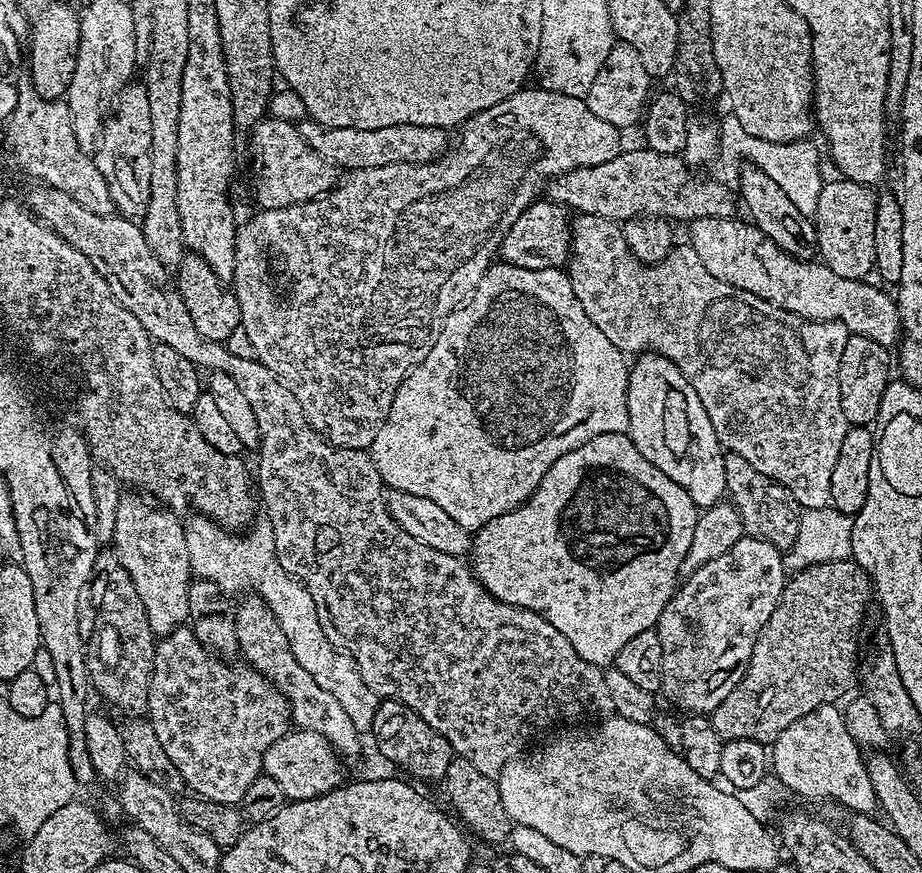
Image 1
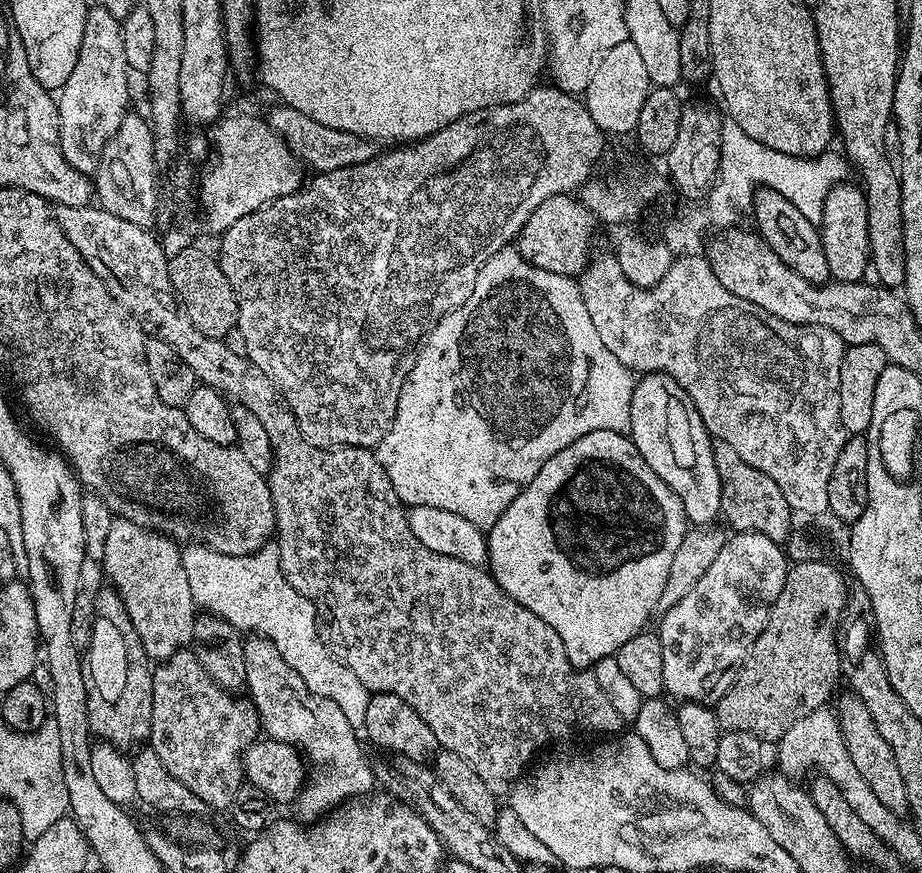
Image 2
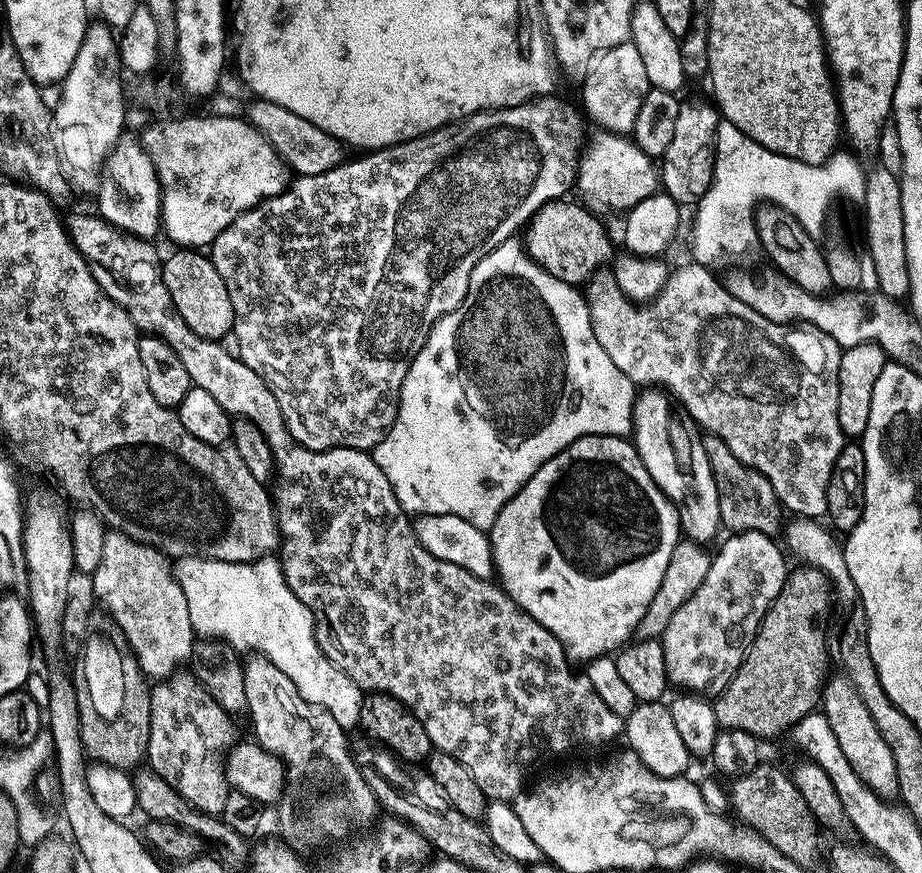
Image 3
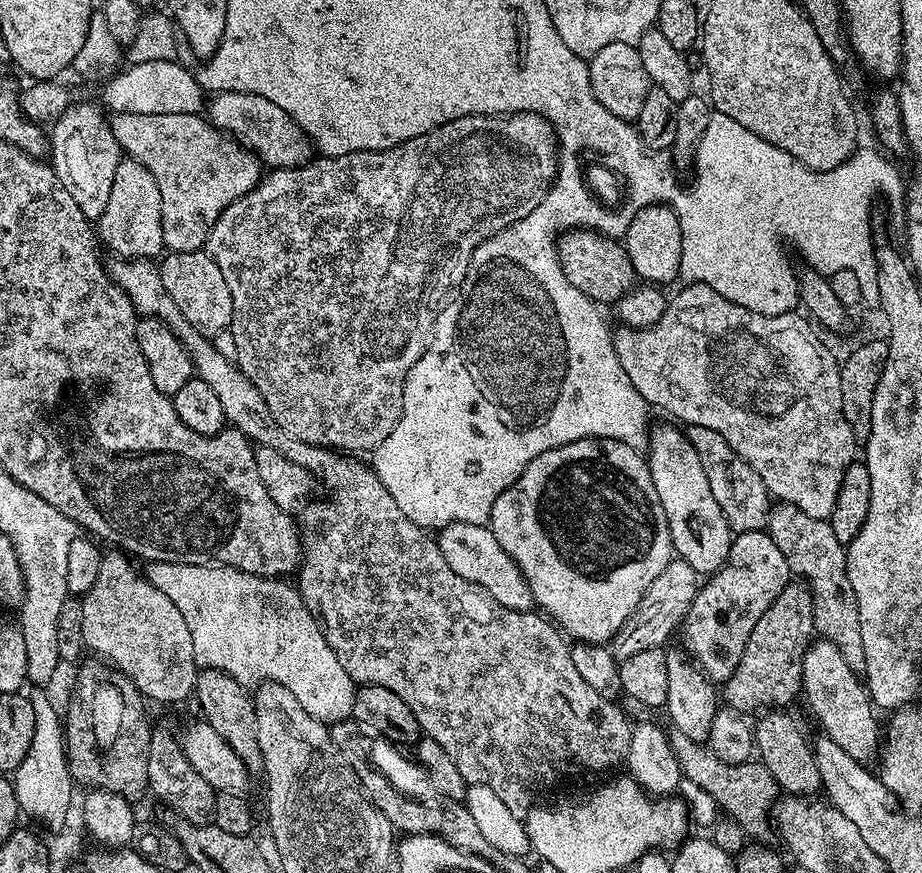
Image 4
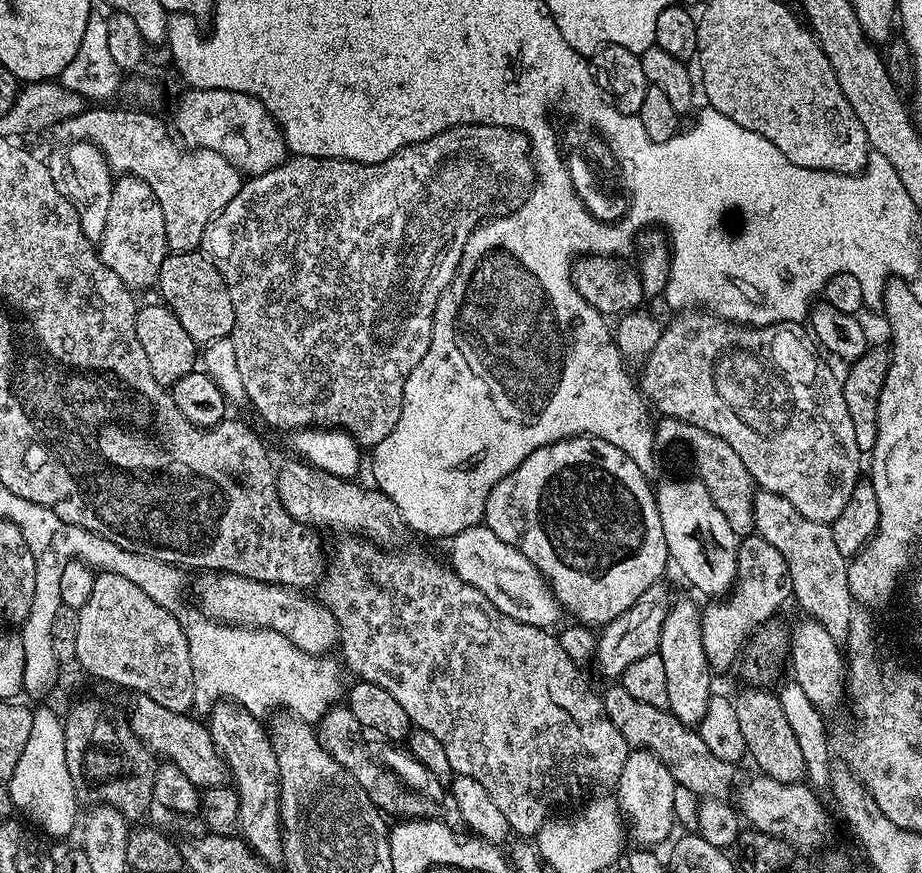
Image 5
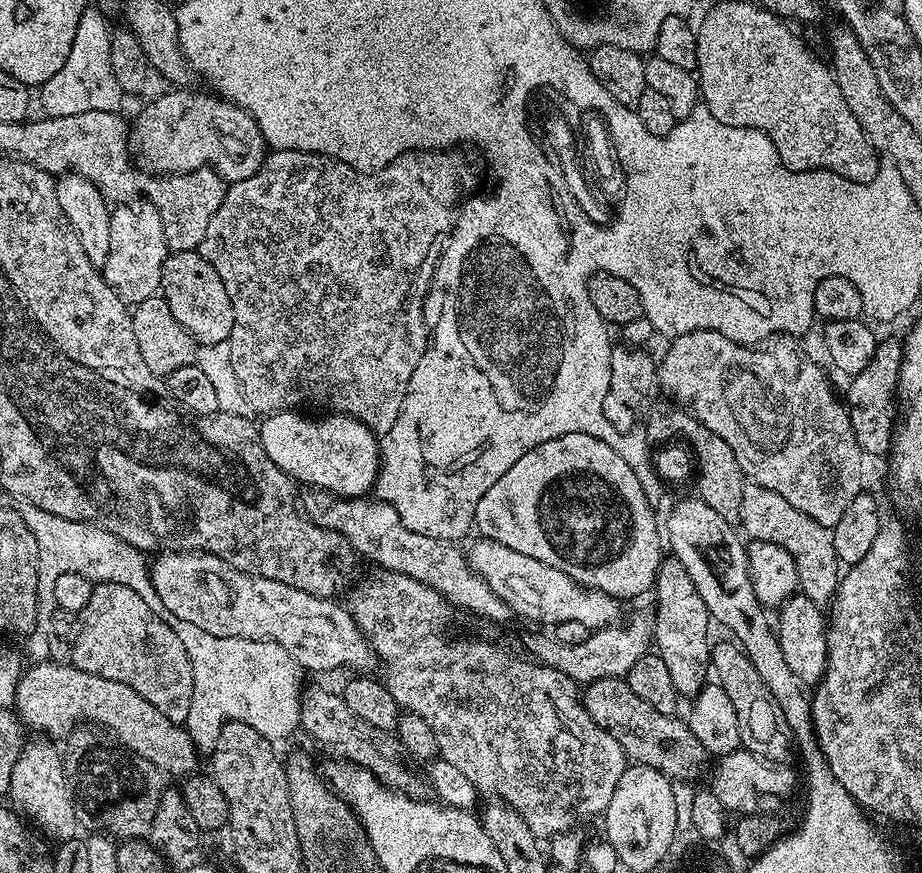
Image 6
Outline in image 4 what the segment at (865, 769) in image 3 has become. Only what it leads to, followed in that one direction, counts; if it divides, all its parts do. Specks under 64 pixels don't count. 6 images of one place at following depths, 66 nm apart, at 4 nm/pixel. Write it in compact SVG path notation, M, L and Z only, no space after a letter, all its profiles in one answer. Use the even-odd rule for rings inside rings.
M823 638L813 639L802 658L802 676L802 696L808 699L808 708L816 715L824 731L821 733L827 739L838 742L838 746L842 746L842 750L846 750L846 754L859 764L867 765L872 759L875 761L882 748L882 724L876 721L877 713L865 681L850 670L850 666L846 666L846 658L842 658L838 646Z

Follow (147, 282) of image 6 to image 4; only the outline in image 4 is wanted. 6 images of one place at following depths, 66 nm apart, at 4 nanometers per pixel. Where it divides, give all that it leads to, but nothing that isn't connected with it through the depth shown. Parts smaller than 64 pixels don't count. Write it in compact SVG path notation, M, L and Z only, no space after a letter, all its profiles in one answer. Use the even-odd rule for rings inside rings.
M121 159L118 170L114 170L114 186L110 186L110 202L106 202L104 215L98 221L98 236L120 258L156 258L165 251L158 182L137 160Z

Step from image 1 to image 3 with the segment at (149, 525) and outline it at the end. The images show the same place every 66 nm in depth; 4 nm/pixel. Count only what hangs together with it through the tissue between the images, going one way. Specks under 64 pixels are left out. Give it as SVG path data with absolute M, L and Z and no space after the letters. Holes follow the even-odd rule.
M108 530L105 531L102 542L102 562L98 562L98 570L91 573L91 577L99 607L104 607L112 615L113 622L120 627L119 635L135 656L145 677L161 682L172 676L179 669L176 668L179 664L184 664L187 660L189 663L194 652L190 610L186 610L186 596L182 594L182 588L172 574L169 557L163 556L157 548L139 544L125 532Z

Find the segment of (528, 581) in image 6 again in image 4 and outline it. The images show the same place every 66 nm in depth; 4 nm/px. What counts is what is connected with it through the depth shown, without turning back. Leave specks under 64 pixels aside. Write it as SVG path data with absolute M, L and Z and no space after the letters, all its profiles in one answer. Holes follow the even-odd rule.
M457 522L439 529L438 543L441 554L450 565L450 570L454 570L454 574L466 578L466 582L482 586L482 590L486 590L486 594L502 602L504 608L519 612L533 611L534 601L530 594L530 586L516 563L510 558L510 554L506 554L506 550L498 546L498 538L494 538L491 527Z

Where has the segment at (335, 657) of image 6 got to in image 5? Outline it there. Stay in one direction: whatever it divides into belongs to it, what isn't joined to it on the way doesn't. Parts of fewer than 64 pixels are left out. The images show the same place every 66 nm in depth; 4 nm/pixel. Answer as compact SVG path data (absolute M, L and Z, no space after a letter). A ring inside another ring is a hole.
M208 570L201 576L204 577L196 584L196 596L200 599L201 606L199 605L199 607L211 619L222 624L234 624L249 628L269 628L278 634L282 634L290 642L294 642L294 646L298 646L303 652L309 652L312 656L331 653L331 648L337 647L340 639L340 627L334 618L334 614L330 614L330 610L326 610L326 606L320 603L319 599L312 597L311 600L308 597L311 595L305 594L303 591L295 588L285 588L283 584L258 582L245 576L239 576L233 572Z

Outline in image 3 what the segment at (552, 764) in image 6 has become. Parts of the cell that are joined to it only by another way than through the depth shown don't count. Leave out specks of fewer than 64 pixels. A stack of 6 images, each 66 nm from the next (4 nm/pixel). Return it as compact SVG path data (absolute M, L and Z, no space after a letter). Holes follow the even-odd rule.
M96 214L76 216L69 221L68 228L71 238L76 244L76 249L92 265L92 273L98 284L102 286L105 294L111 300L118 302L128 310L137 329L144 334L161 336L170 346L170 350L174 350L174 354L178 354L178 359L181 360L182 366L186 366L186 374L190 374L195 387L208 391L222 406L222 410L228 412L229 416L254 422L254 426L258 426L258 430L262 430L266 442L270 442L270 450L276 459L279 475L281 477L284 475L292 483L282 485L280 494L276 494L274 498L276 521L280 524L282 539L282 545L278 550L278 559L290 590L294 590L296 597L312 611L313 617L316 619L316 641L320 649L324 651L324 656L330 658L330 662L334 662L365 693L385 692L398 698L398 702L405 704L418 718L418 722L422 722L422 726L426 726L426 734L430 734L433 749L458 758L458 762L462 762L462 766L466 766L466 770L470 770L470 778L474 778L474 782L478 782L478 786L489 801L515 801L516 797L525 791L524 779L528 776L528 768L534 767L543 756L560 756L563 752L574 751L575 748L600 748L603 744L610 743L611 740L621 739L622 733L625 731L625 721L618 714L614 714L614 710L610 710L610 706L606 706L606 702L602 702L602 698L598 698L598 694L594 694L594 686L590 686L590 678L587 674L580 673L579 676L578 673L572 672L573 665L565 654L564 647L558 642L558 638L554 638L554 634L550 634L550 630L546 630L546 626L542 626L537 620L530 618L530 614L523 612L508 597L505 589L497 583L478 578L474 574L462 570L462 566L454 566L454 562L442 562L442 558L434 558L434 554L430 554L430 550L426 550L426 546L422 546L422 542L418 542L416 529L409 513L402 510L390 482L386 482L386 474L382 474L382 470L378 470L378 466L367 451L359 448L331 448L325 452L315 452L299 444L290 434L282 410L278 406L278 398L274 398L272 388L264 381L264 377L259 372L250 370L250 366L246 366L246 362L242 362L239 356L226 354L226 350L218 340L202 338L198 334L194 334L194 330L190 330L190 326L186 326L186 318L182 318L182 314L178 314L178 310L174 306L174 298L170 298L170 290L166 290L162 256L161 253L156 253L155 243L152 240L139 240L136 236L130 236L113 228L107 220Z

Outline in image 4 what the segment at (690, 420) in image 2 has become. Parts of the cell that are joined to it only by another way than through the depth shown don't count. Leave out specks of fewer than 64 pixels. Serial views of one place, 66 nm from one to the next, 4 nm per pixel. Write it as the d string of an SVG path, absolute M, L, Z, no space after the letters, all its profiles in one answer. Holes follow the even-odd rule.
M667 423L651 429L647 446L646 459L654 490L658 490L658 498L666 514L673 553L694 566L696 572L711 574L726 562L734 533L726 518L722 518L722 509L718 507L714 494L710 494L706 470L702 470L702 462L698 462L698 454L692 449L692 443L675 423Z

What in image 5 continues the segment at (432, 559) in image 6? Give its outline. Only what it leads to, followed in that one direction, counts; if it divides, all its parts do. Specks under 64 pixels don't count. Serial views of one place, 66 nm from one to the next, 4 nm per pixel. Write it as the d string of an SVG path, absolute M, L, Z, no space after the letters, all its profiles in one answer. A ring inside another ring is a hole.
M299 458L291 459L275 465L278 496L290 518L316 530L337 528L340 534L359 536L385 550L395 549L395 544L403 542L405 522L398 514L398 506L390 502L386 493L372 486L363 488L352 480L339 480L337 476L313 468Z

